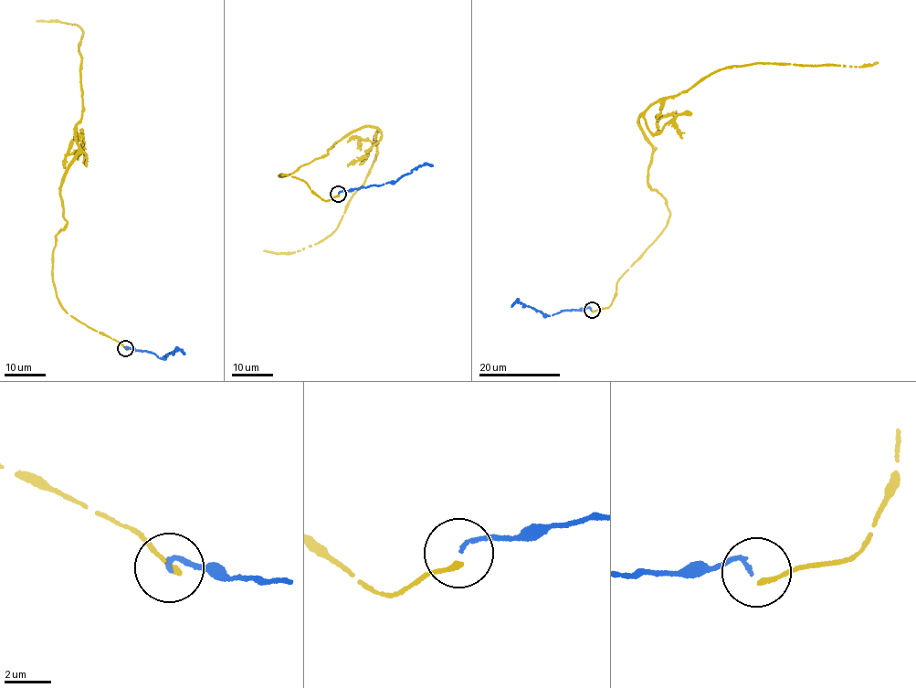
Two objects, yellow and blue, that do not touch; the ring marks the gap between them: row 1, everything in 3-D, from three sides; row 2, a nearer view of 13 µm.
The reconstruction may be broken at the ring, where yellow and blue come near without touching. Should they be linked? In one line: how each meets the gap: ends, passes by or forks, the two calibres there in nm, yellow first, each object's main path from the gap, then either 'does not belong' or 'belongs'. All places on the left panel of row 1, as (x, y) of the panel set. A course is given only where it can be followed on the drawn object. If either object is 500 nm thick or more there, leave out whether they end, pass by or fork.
yellow ends there; blue ends there; 240 nm thick on the yellow side, 180 nm on the other; yellow runs (126, 349), (61, 308), (53, 280), (57, 233), (67, 223), (60, 185), (84, 110), (83, 31), (36, 21); blue runs (125, 348), (148, 352), (163, 358), (177, 349), (184, 354); does not belong

